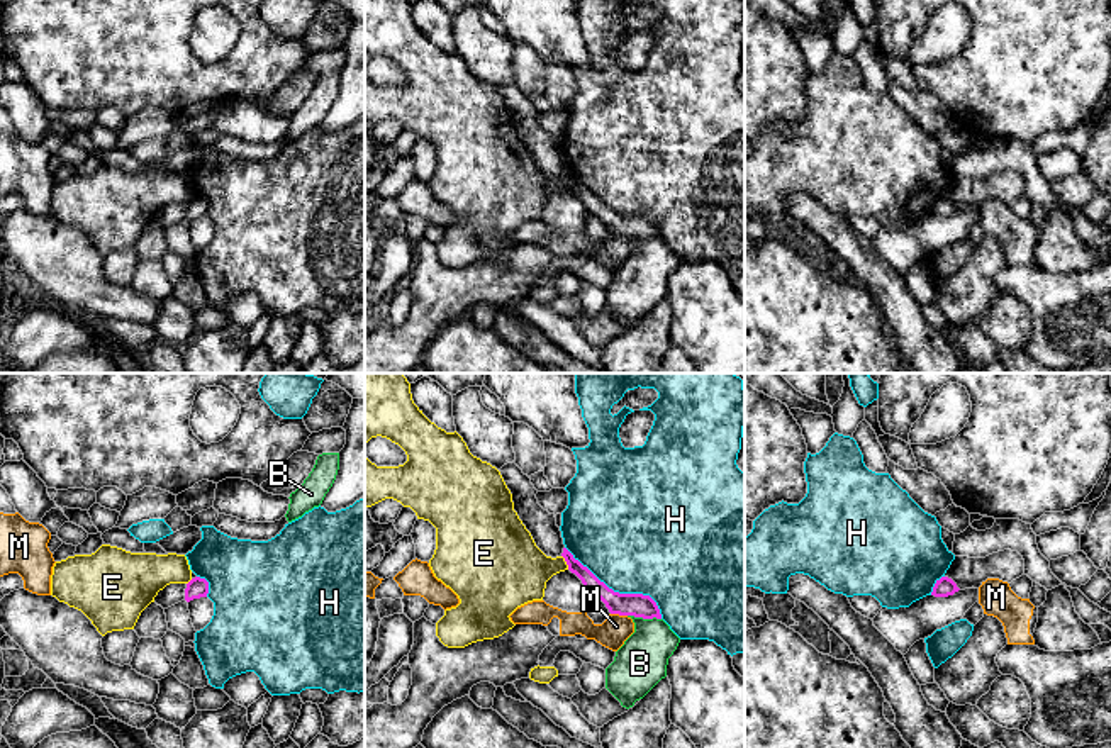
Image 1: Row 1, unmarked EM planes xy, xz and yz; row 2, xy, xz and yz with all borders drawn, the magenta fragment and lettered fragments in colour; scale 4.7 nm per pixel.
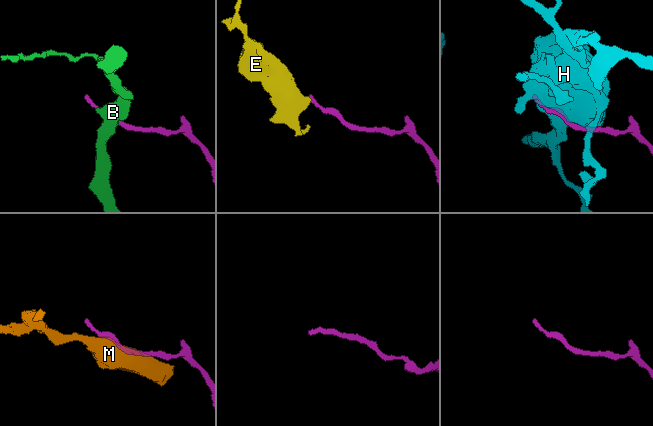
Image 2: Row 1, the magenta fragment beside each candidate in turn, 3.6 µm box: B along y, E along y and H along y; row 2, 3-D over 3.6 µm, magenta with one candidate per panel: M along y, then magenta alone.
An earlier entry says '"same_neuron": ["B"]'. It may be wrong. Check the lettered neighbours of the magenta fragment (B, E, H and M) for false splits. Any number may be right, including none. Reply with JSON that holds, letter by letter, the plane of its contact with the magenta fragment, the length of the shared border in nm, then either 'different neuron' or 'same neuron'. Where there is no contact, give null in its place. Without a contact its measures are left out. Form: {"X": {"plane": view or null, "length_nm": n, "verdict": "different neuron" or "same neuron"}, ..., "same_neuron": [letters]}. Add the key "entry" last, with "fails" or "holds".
{"B": {"plane": "xz", "length_nm": 160, "verdict": "different neuron"}, "E": {"plane": "xz", "length_nm": 80, "verdict": "different neuron"}, "H": {"plane": "xz", "length_nm": 550, "verdict": "different neuron"}, "M": {"plane": "xz", "length_nm": 80, "verdict": "different neuron"}, "same_neuron": [], "entry": "fails"}

